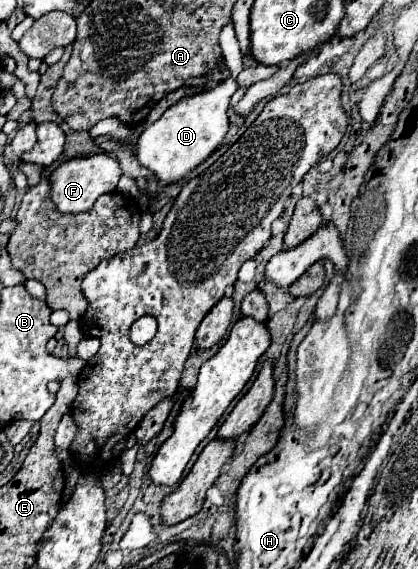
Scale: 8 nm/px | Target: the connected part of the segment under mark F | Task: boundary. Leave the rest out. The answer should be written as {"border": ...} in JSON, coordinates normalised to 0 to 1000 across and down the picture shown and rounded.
{"border":[[[225,271],[225,274],[211,274],[211,278],[153,281],[129,295],[129,302],[120,309],[124,355],[153,376],[158,373],[167,373],[167,376],[206,373],[225,362],[234,344],[263,341],[263,337],[278,334],[287,309],[292,309],[292,295],[287,295],[278,274],[268,274],[268,271]]]}

